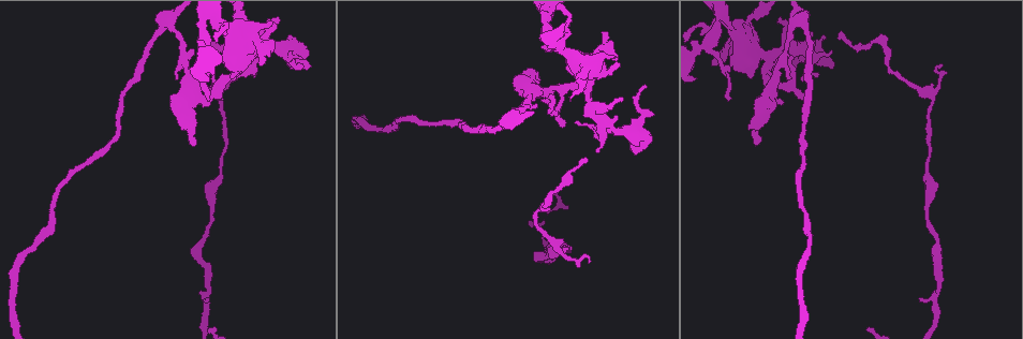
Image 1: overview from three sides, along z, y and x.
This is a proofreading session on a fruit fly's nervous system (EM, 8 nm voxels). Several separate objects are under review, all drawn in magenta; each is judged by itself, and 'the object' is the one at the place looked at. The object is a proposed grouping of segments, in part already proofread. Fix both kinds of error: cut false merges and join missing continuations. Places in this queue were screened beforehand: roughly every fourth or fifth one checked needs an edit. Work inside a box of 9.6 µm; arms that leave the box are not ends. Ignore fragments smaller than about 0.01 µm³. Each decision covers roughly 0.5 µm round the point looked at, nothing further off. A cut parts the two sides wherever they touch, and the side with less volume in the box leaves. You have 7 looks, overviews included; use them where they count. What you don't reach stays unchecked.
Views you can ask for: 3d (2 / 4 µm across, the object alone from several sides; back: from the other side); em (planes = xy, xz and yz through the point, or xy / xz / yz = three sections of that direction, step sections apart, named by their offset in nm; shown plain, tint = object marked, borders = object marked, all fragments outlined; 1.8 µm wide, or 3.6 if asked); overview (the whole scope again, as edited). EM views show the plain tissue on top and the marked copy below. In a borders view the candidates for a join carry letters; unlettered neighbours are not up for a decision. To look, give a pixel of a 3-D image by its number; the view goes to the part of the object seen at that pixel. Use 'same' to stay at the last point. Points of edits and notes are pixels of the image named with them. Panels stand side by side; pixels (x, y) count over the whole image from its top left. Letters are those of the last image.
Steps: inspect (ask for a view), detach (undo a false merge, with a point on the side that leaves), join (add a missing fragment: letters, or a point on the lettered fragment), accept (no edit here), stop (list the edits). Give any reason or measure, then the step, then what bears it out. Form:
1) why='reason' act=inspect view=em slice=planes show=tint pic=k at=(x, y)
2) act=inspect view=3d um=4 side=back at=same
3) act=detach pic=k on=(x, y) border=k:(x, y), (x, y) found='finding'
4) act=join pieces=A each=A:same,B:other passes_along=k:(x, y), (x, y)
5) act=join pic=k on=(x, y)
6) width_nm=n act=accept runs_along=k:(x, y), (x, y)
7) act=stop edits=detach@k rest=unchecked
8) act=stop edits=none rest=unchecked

act=inspect view=3d um=4 pic=1 at=(758, 141)

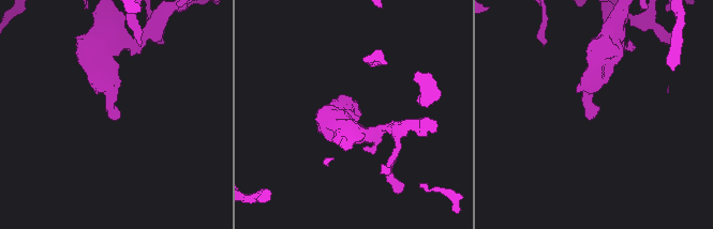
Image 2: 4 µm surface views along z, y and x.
act=inspect view=em slice=xz step=16 show=tint pic=2 at=(119, 117)

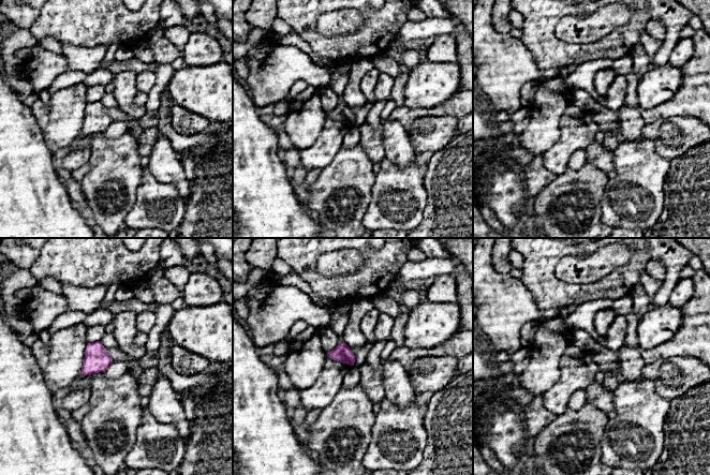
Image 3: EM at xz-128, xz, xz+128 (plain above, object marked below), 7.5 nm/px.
act=inspect view=em slice=planes show=borders at=same

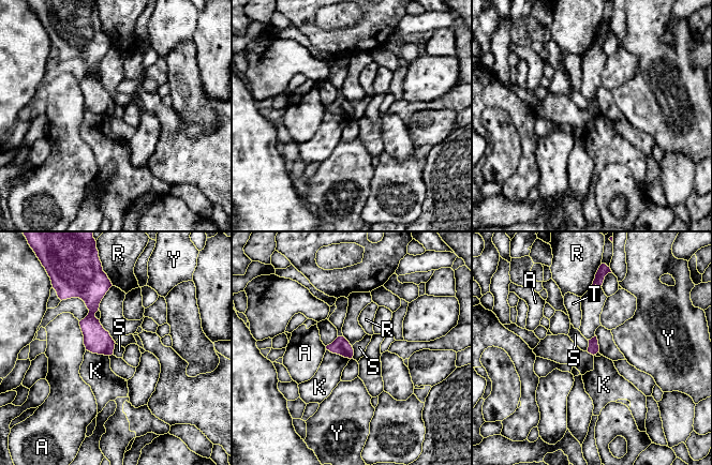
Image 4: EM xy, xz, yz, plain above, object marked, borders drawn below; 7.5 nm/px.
act=accept each=A:other,K:other,R:other,S:other,T:other,Y:other border=4:(352, 347), (353, 358) found='no lettered fragment goes on from it'

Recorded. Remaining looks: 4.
why='free end' act=inspect view=3d um=4 pic=1 at=(584, 163)

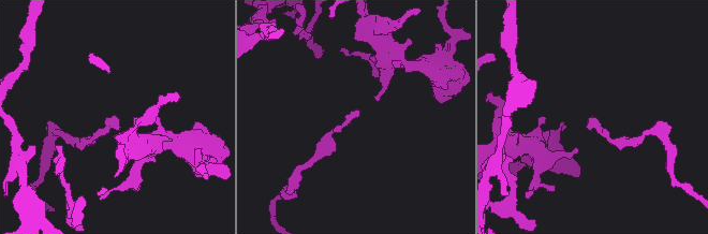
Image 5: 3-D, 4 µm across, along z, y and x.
act=inspect view=em slice=xz step=4 show=tint pic=5 at=(117, 120)

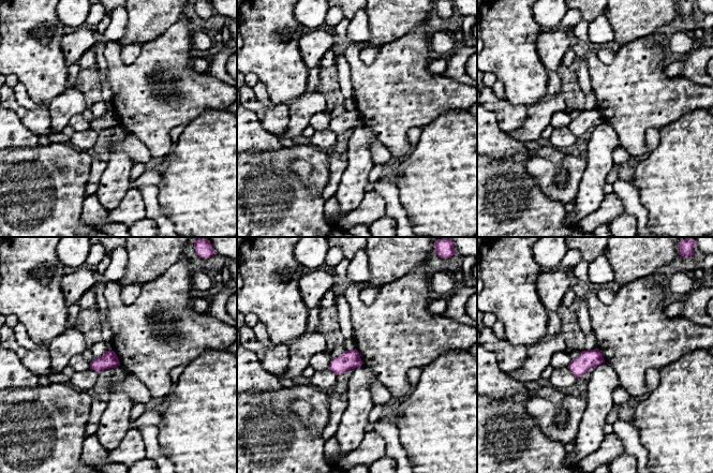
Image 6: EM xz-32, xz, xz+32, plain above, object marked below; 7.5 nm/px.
why='another direction' act=inspect view=em slice=yz step=16 show=borders at=same

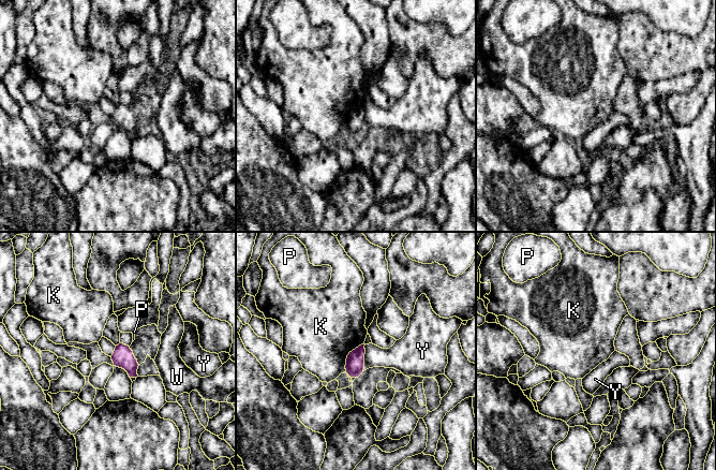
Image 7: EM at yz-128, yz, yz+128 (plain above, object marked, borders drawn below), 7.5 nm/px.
act=accept each=K:other,P:other,W:other,Y:other border=7:(363, 343), (347, 355), (345, 371) found='no lettered fragment goes on from it'

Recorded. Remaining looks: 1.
why='four-way junction' act=inspect view=em slice=planes show=borders pic=1 at=(564, 89)

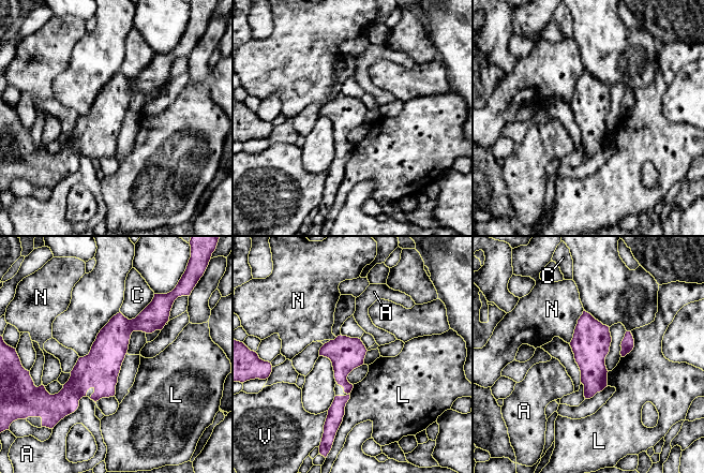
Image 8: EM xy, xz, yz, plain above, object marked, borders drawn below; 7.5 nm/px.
act=accept each=A:other,C:other,L:other,N:other,V:other found='all the same cell'

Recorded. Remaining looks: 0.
act=stop edits=none rest=unchecked

